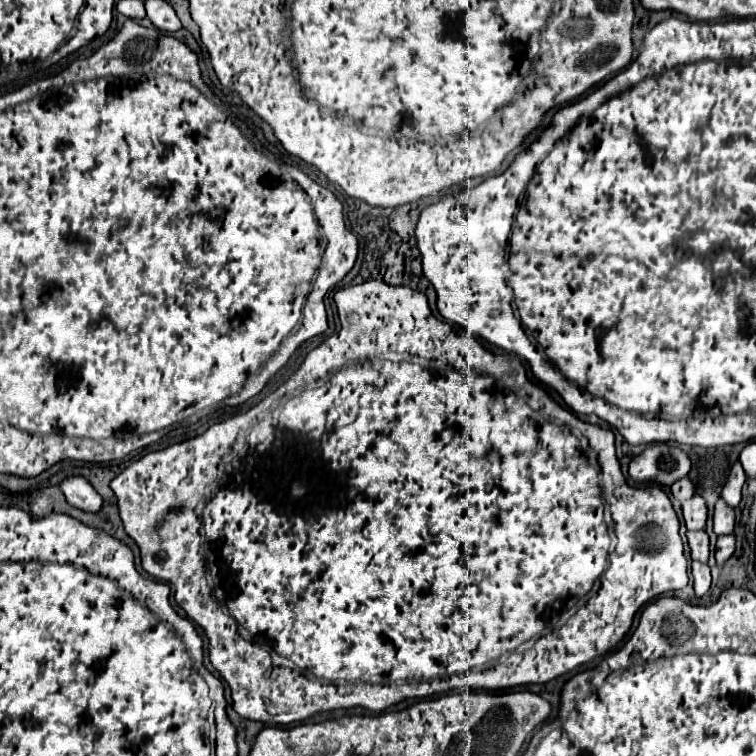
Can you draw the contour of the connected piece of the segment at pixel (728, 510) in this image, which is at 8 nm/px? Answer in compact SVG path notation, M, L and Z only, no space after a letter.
M719 499L717 505L715 505L715 511L713 511L713 523L715 523L715 533L717 533L717 535L733 533L735 511L733 511L733 507L729 507L723 499Z

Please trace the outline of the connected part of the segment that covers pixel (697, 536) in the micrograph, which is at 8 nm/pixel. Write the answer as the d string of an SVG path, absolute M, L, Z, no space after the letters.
M687 531L687 541L691 547L691 557L695 561L707 563L709 557L709 537L705 531Z

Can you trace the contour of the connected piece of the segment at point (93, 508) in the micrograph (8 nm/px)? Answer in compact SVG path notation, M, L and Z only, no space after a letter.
M67 477L67 479L63 479L61 481L61 491L63 491L67 503L81 509L81 511L97 513L101 509L101 505L103 505L101 495L83 477Z

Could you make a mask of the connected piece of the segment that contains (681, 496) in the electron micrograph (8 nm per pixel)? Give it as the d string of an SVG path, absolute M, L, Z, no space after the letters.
M681 477L679 481L675 481L675 485L671 485L671 491L675 495L675 499L679 501L687 501L695 495L695 485L691 483L689 477Z

